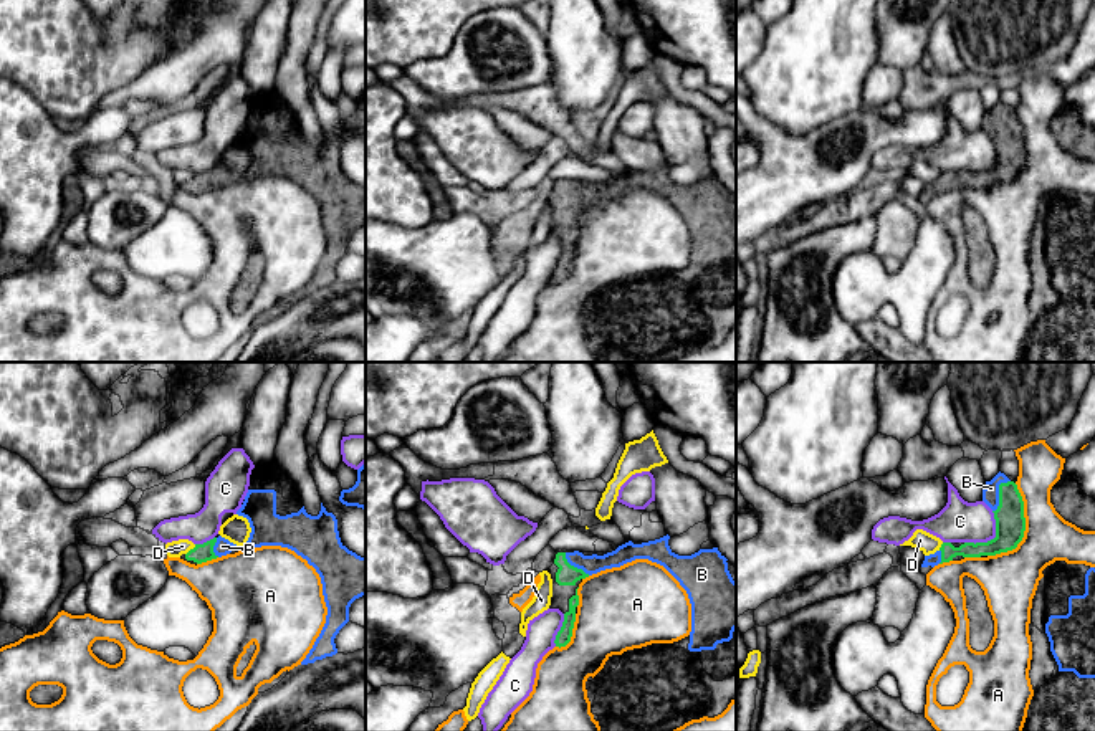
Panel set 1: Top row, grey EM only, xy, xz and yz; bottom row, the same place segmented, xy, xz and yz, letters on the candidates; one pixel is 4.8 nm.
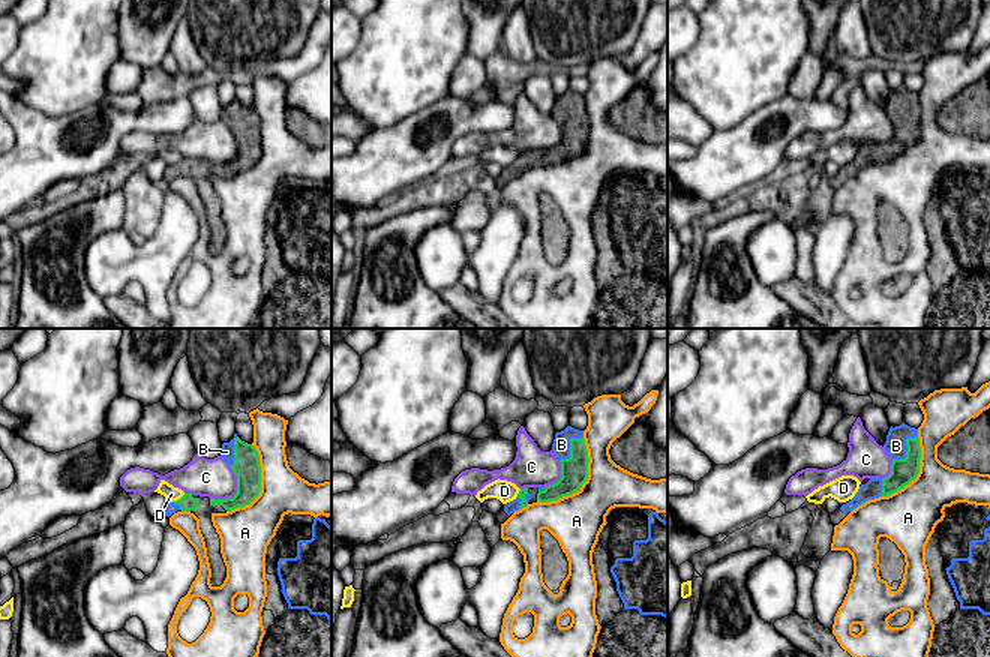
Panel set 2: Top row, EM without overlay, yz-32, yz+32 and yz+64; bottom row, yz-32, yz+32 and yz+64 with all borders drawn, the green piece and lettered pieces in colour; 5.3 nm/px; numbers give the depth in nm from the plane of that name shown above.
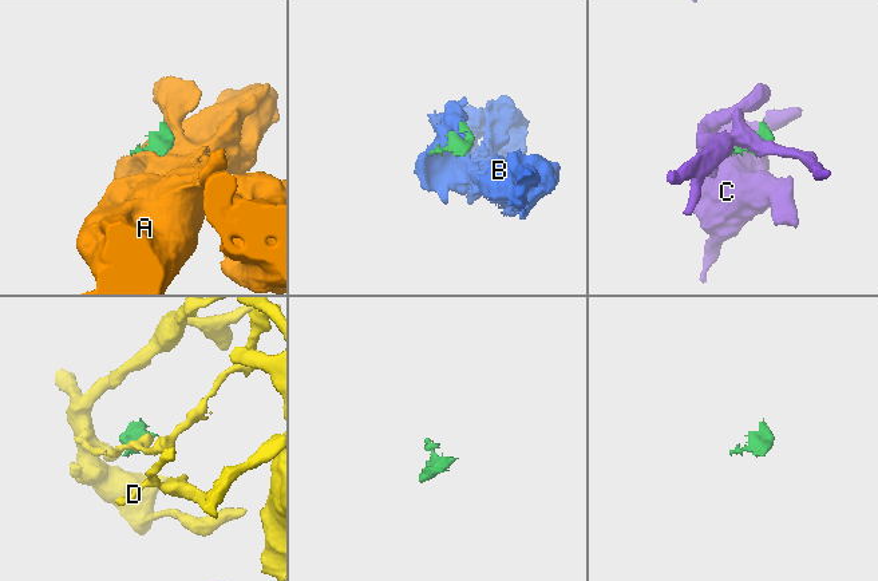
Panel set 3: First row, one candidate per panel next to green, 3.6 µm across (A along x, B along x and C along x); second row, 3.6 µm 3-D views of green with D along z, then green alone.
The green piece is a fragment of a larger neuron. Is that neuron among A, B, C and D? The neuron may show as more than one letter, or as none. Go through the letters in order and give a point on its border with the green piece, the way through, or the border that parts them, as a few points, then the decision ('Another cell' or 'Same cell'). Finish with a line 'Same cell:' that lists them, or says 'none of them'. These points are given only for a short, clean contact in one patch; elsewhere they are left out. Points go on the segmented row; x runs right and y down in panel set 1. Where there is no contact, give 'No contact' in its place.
A: Touches green at yz (1024, 530). Another cell
B: Touches green at yz (999, 493). Same cell
C: Touches green at yz (991, 539). Another cell
D: Touches green at xy (191, 549). Boundary: xy (196, 544), (186, 554). Another cell
Same cell: B

